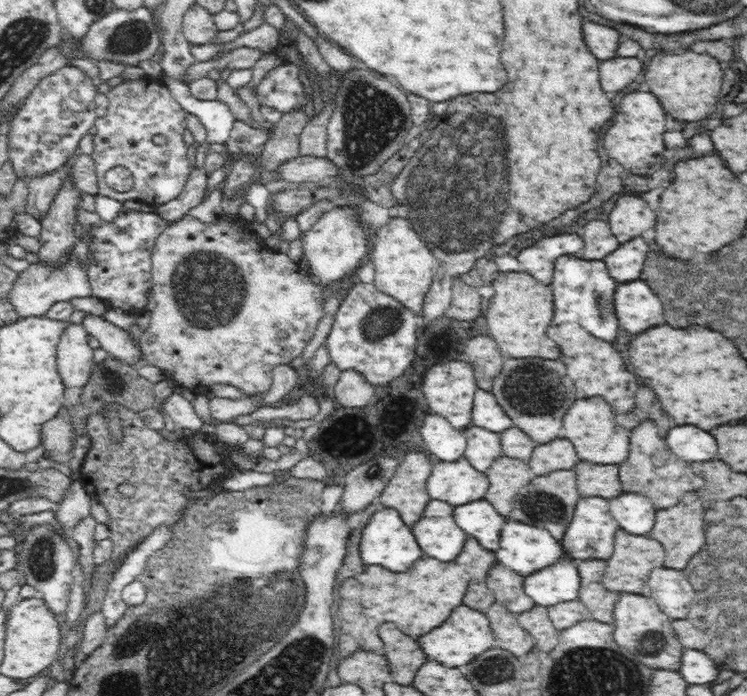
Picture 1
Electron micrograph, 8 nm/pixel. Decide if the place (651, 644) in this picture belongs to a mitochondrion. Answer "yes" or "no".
yes

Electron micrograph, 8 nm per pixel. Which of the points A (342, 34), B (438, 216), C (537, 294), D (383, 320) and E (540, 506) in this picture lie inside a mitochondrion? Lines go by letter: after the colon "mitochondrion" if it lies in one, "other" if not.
A: other
B: mitochondrion
C: other
D: mitochondrion
E: mitochondrion

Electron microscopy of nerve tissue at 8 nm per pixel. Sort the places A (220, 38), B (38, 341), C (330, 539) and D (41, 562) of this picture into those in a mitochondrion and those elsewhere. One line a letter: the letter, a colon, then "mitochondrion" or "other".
A: other
B: other
C: other
D: mitochondrion

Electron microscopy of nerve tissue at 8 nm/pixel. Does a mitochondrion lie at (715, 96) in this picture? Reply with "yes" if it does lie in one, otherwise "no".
no

